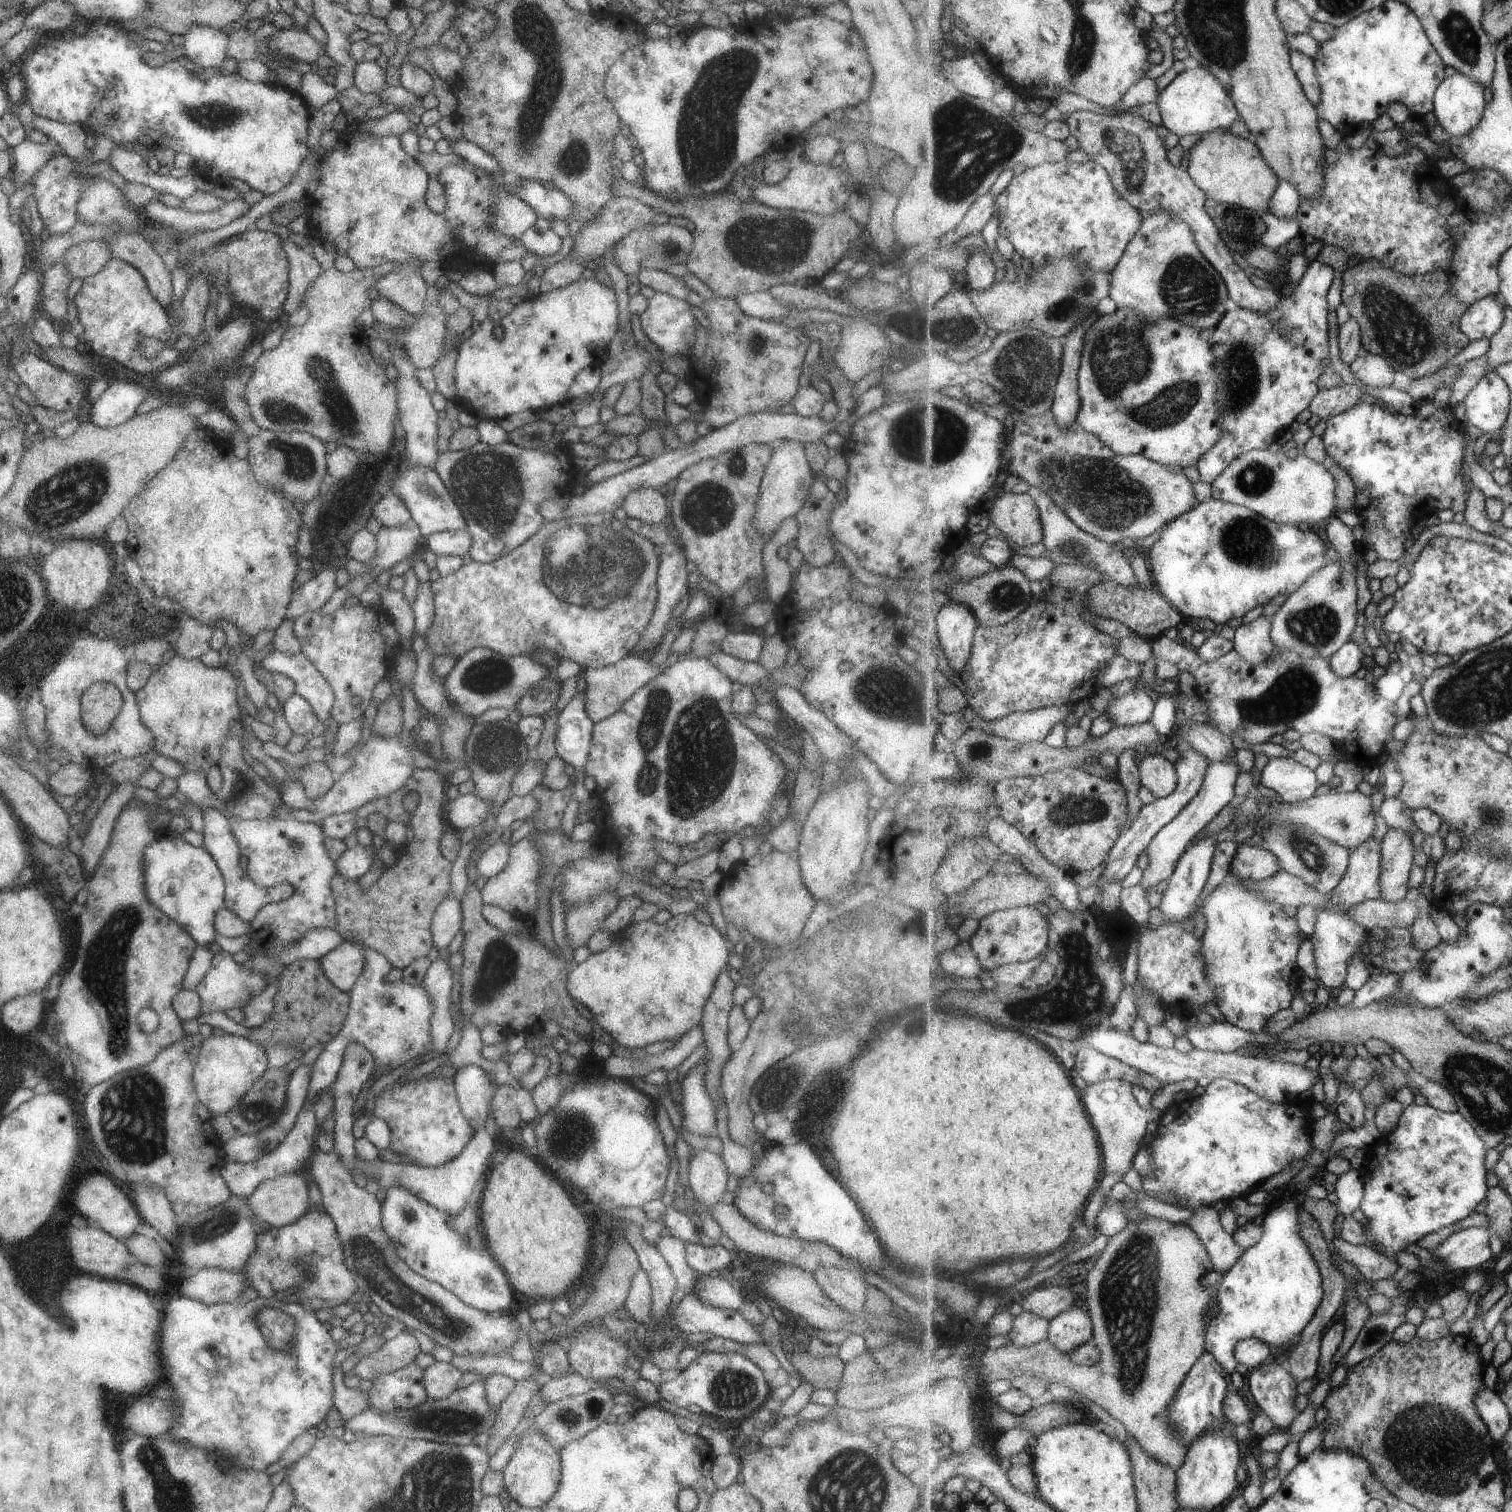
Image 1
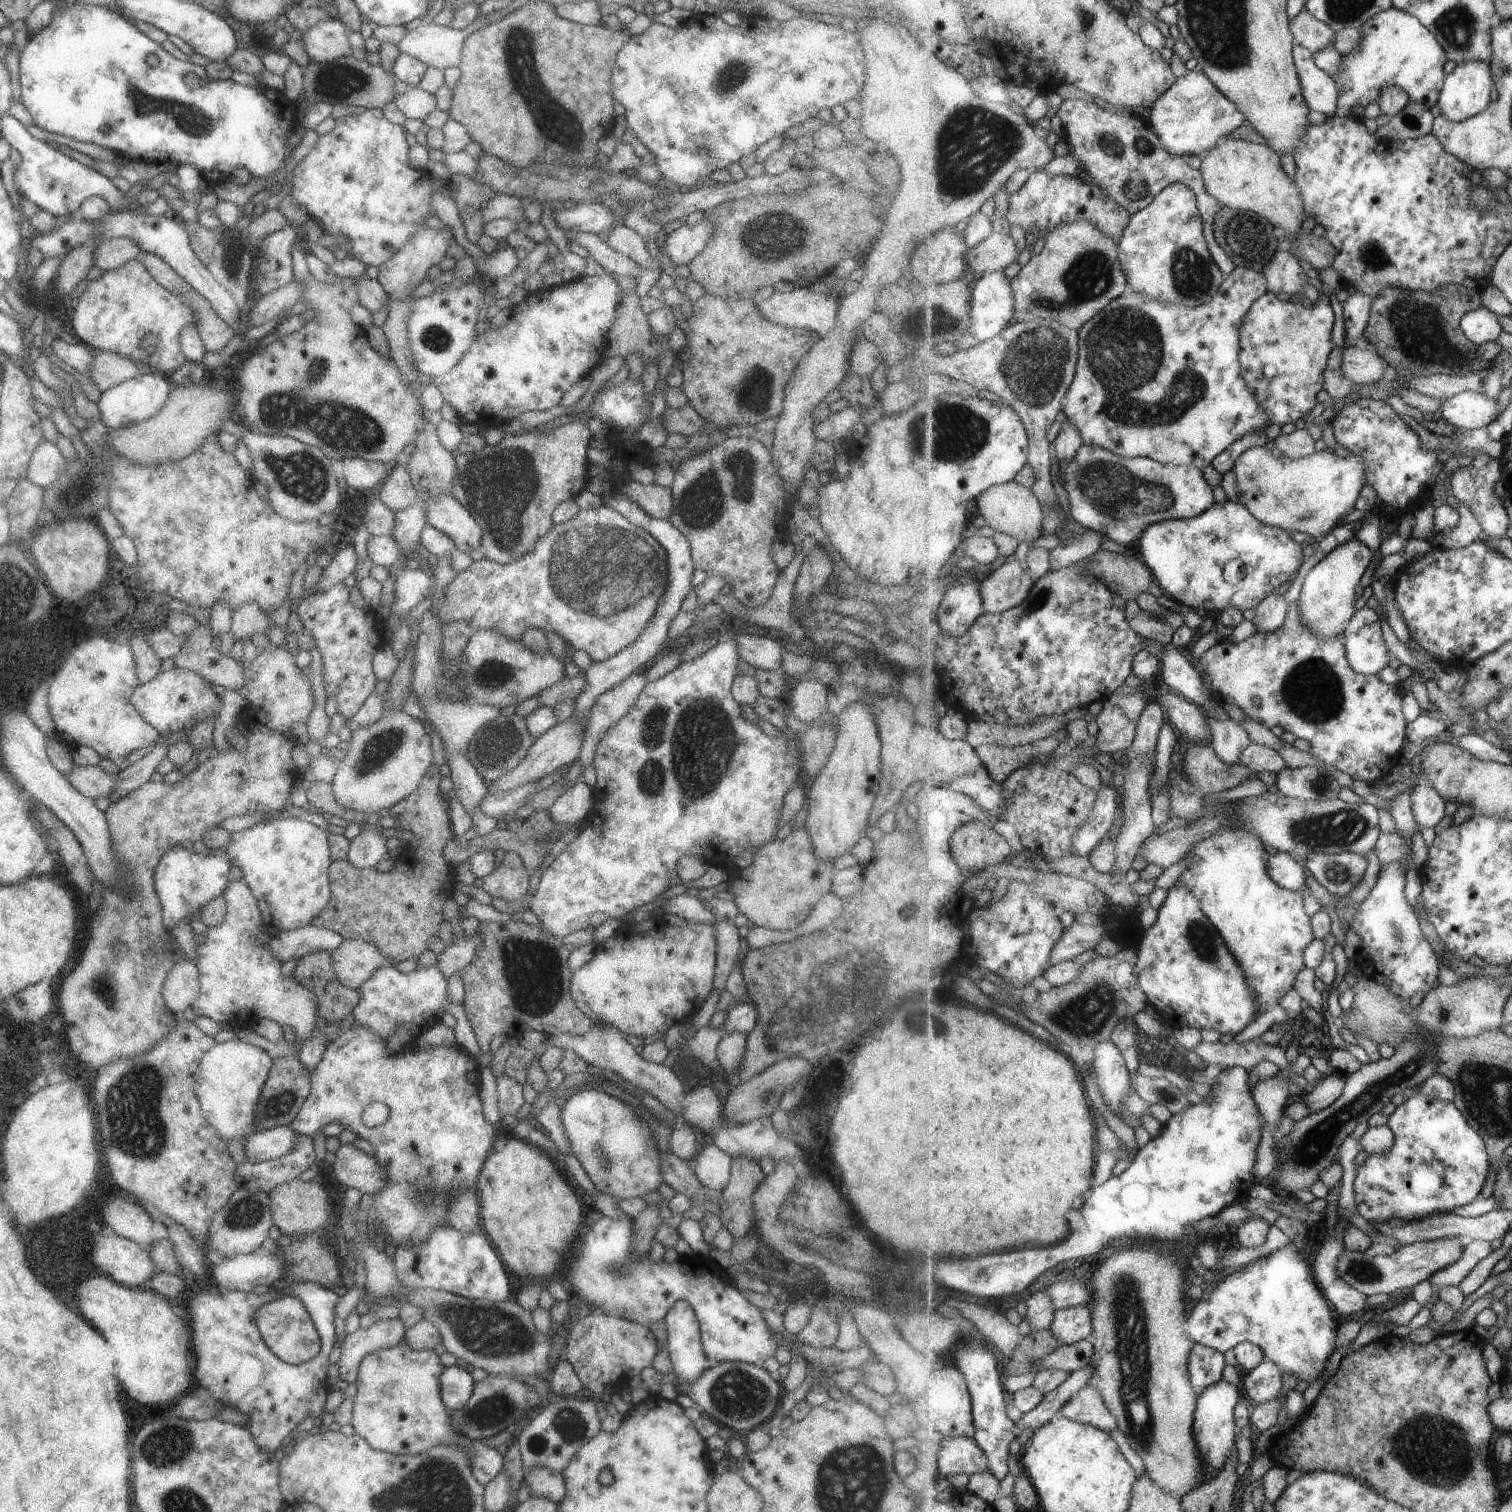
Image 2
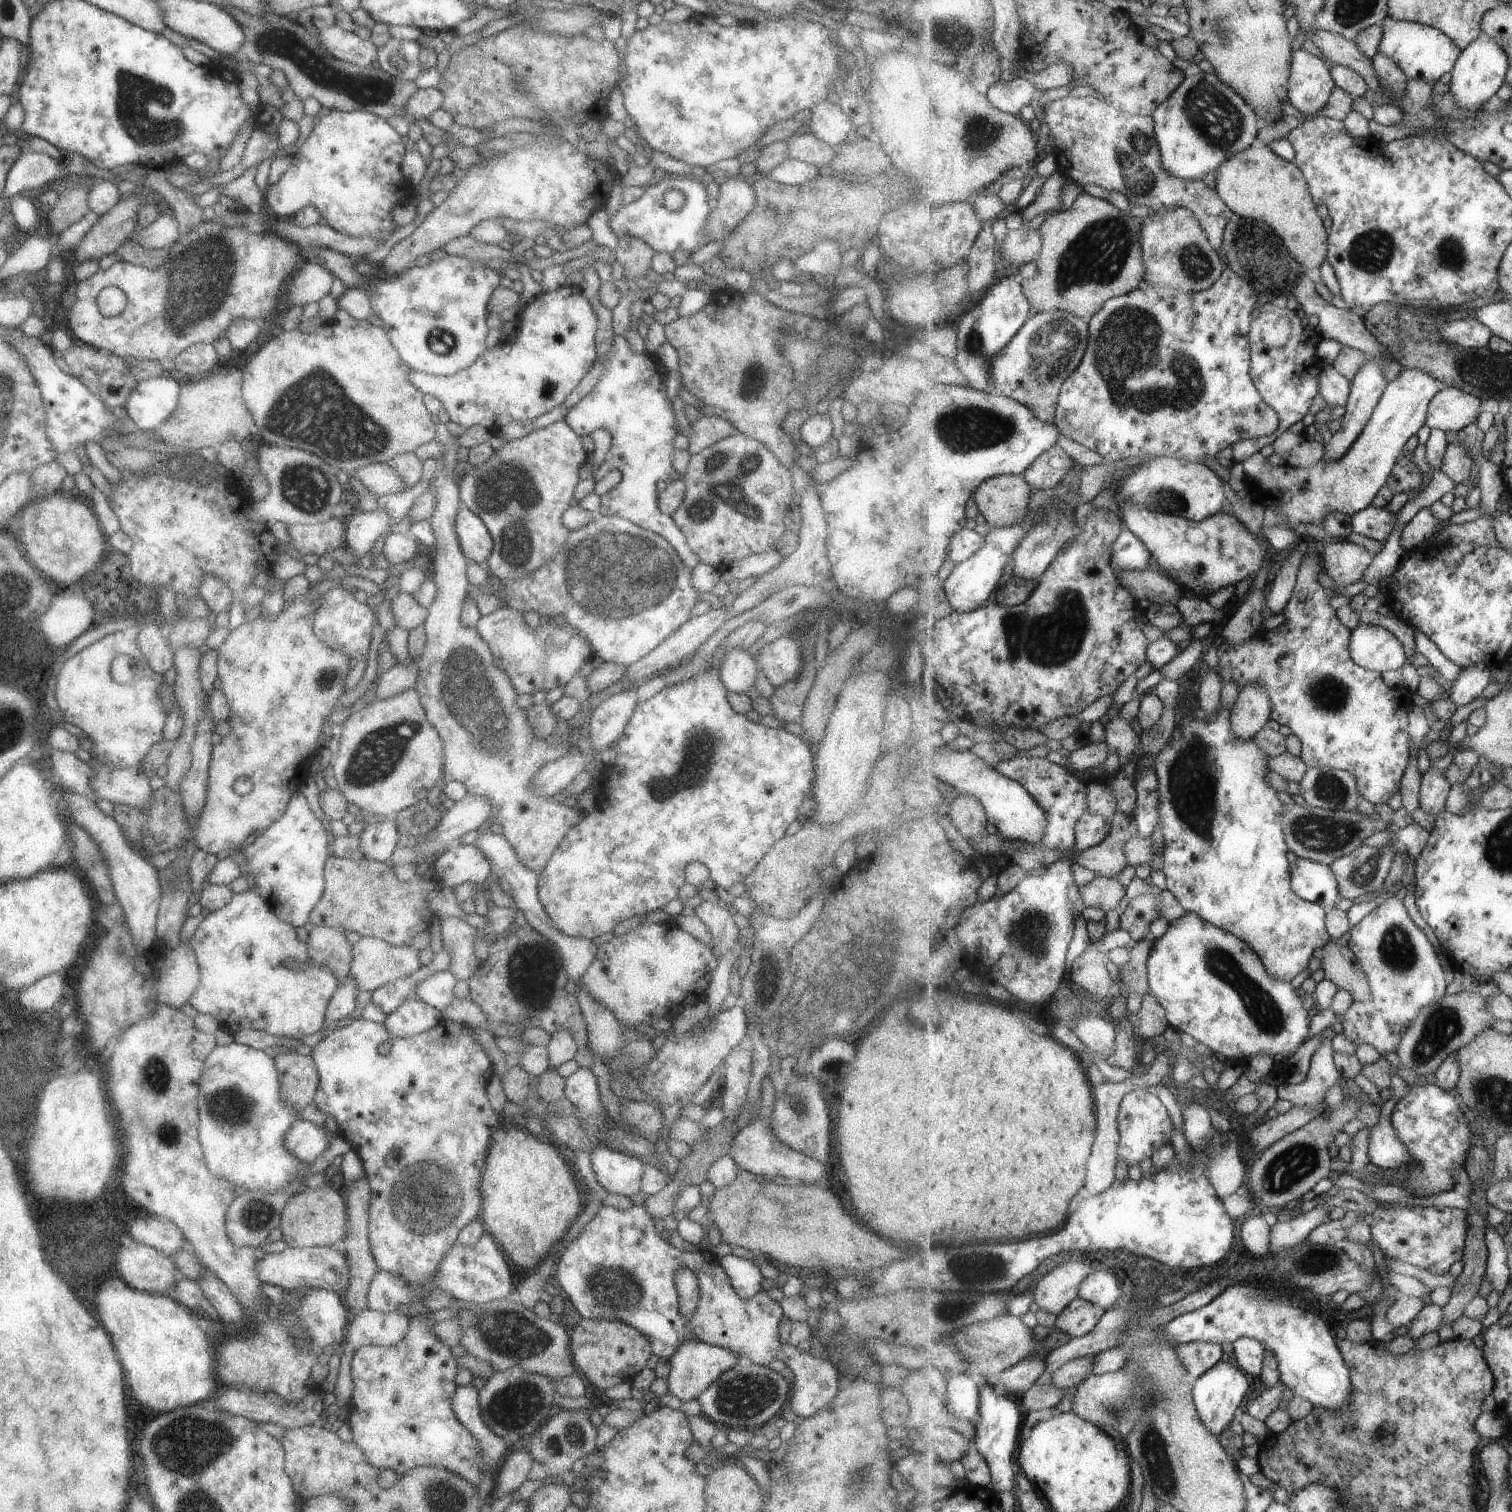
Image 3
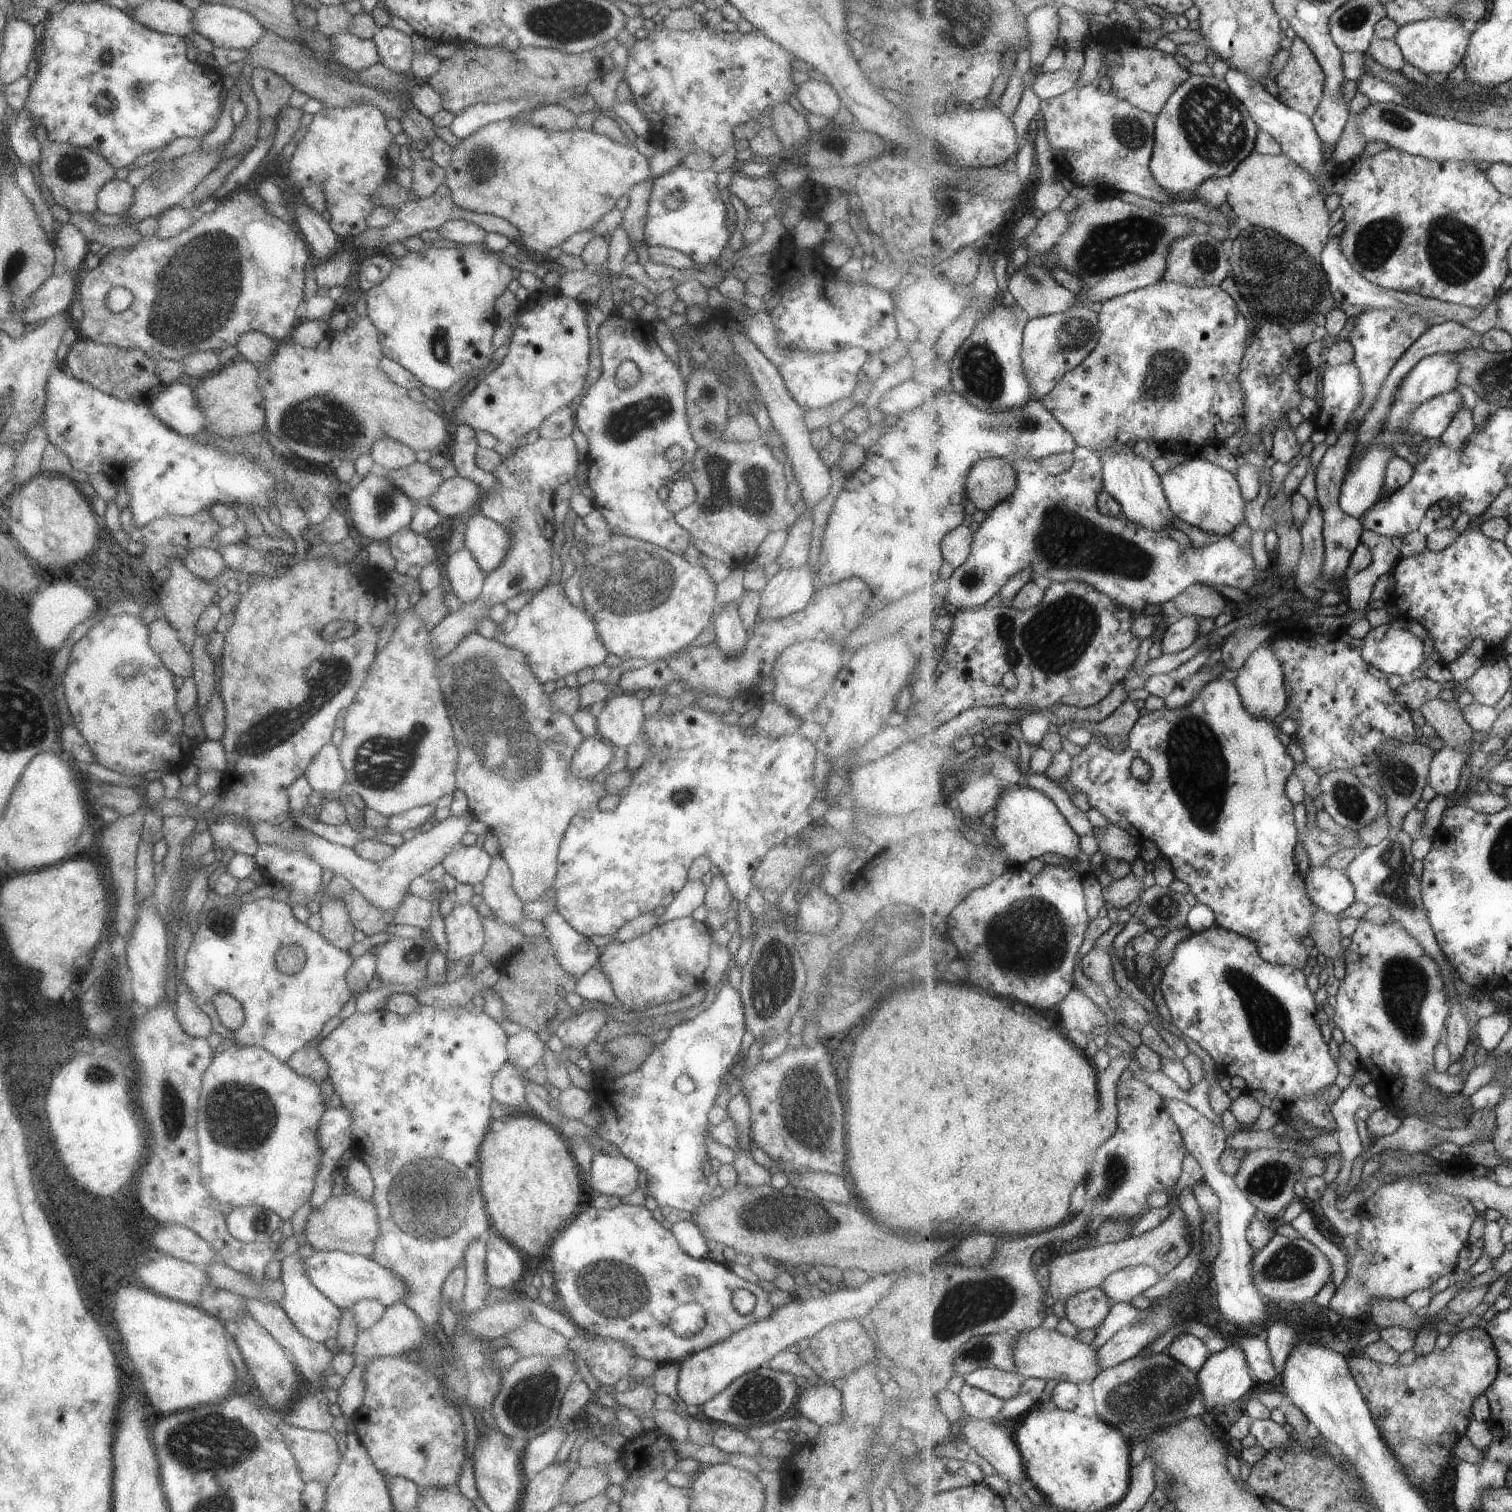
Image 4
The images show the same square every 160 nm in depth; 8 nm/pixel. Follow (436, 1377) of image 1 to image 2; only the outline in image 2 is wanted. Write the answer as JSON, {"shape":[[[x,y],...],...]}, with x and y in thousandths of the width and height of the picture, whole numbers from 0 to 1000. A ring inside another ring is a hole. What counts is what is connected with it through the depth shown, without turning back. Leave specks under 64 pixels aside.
{"shape":[[[302,903],[294,905],[290,911],[292,927],[297,933],[305,931],[312,923],[313,915],[312,910],[307,905],[303,905]]]}

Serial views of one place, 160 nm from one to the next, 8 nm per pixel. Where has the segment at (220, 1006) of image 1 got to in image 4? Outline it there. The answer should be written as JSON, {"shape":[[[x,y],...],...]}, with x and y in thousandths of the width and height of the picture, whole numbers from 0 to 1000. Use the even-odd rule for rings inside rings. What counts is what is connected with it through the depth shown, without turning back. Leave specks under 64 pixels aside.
{"shape":[[[175,593],[156,599],[148,598],[140,601],[136,604],[136,607],[131,610],[122,634],[122,639],[120,648],[125,654],[128,663],[139,673],[140,683],[144,683],[147,687],[154,688],[157,692],[173,692],[187,702],[196,694],[206,690],[214,680],[214,677],[223,671],[224,667],[232,659],[228,651],[228,642],[233,636],[233,633],[230,629],[219,626],[210,616],[206,616],[202,610],[196,610],[192,604],[192,600],[187,595]],[[190,624],[195,624],[202,630],[200,640],[192,645],[183,642],[181,634],[182,628]],[[147,656],[153,658],[160,667],[159,679],[155,682],[150,682],[146,677],[140,663],[140,658]]]}

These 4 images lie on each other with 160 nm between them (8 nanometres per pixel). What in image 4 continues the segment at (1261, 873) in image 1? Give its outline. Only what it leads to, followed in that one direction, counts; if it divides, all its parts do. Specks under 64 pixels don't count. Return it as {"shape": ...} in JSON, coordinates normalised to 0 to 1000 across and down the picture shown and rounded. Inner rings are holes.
{"shape":[[[866,573],[863,582],[866,595],[880,604],[887,604],[897,596],[896,586],[888,575]]]}

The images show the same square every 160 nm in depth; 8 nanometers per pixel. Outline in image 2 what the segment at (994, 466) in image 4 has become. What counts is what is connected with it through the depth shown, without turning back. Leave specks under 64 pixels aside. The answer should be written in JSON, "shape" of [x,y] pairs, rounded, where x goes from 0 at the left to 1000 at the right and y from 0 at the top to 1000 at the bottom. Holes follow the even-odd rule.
{"shape":[[[667,318],[653,323],[646,331],[647,340],[653,348],[660,352],[670,354],[675,359],[683,359],[689,354],[690,351],[690,335],[681,322]]]}

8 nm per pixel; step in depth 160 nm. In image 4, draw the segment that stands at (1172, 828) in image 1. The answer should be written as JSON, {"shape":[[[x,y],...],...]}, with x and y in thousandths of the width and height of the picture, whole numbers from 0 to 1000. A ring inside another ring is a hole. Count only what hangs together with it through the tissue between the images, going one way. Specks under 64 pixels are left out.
{"shape":[[[841,423],[835,425],[832,430],[825,437],[822,442],[815,450],[820,458],[823,467],[831,476],[843,477],[846,475],[852,466],[852,456],[850,452],[850,446],[847,436],[841,430]]]}

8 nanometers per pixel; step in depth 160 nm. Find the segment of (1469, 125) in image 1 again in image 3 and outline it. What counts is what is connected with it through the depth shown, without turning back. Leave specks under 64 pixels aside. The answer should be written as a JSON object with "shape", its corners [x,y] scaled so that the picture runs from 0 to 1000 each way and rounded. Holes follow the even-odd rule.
{"shape":[[[981,21],[977,26],[967,33],[966,38],[964,40],[961,48],[959,48],[960,52],[958,56],[962,69],[969,74],[979,73],[981,69],[990,62],[993,57],[995,57],[998,44],[999,41],[998,41],[998,36],[995,30],[993,30],[993,28],[990,28],[989,25],[986,25]]]}

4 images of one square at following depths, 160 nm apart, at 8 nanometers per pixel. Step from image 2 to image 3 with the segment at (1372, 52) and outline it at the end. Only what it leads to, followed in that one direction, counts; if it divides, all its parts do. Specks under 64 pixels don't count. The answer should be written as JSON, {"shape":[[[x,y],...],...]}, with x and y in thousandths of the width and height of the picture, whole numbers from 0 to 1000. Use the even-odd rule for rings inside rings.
{"shape":[[[918,11],[915,15],[916,24],[912,30],[912,34],[923,40],[923,42],[927,44],[927,46],[931,49],[931,52],[941,52],[946,57],[953,53],[954,49],[961,48],[964,40],[966,38],[967,32],[958,25],[954,20],[948,17],[943,17],[937,15],[921,13]]]}

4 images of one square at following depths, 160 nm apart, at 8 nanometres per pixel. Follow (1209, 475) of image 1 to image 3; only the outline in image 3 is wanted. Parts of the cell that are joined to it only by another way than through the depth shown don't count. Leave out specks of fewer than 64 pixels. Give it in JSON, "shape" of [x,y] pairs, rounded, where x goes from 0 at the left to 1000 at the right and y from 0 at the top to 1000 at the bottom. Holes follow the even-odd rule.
{"shape":[[[838,200],[833,202],[829,206],[827,216],[827,229],[828,230],[827,247],[831,258],[836,262],[847,277],[847,282],[844,286],[829,290],[821,291],[816,295],[812,295],[807,300],[804,301],[805,305],[810,310],[814,310],[817,307],[821,307],[826,304],[829,300],[833,300],[834,296],[844,292],[851,283],[860,279],[868,267],[868,263],[873,261],[873,248],[876,244],[876,239],[872,237],[872,226],[874,224],[870,217],[867,217],[864,214],[864,210],[853,205],[846,204],[843,201]]]}

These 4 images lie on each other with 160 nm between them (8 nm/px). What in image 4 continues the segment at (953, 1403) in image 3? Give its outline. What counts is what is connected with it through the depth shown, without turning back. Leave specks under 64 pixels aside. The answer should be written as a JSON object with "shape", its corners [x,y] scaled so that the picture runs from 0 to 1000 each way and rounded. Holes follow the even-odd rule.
{"shape":[[[634,915],[632,919],[638,932],[641,936],[647,938],[657,939],[663,935],[665,926],[662,924],[642,915]]]}

